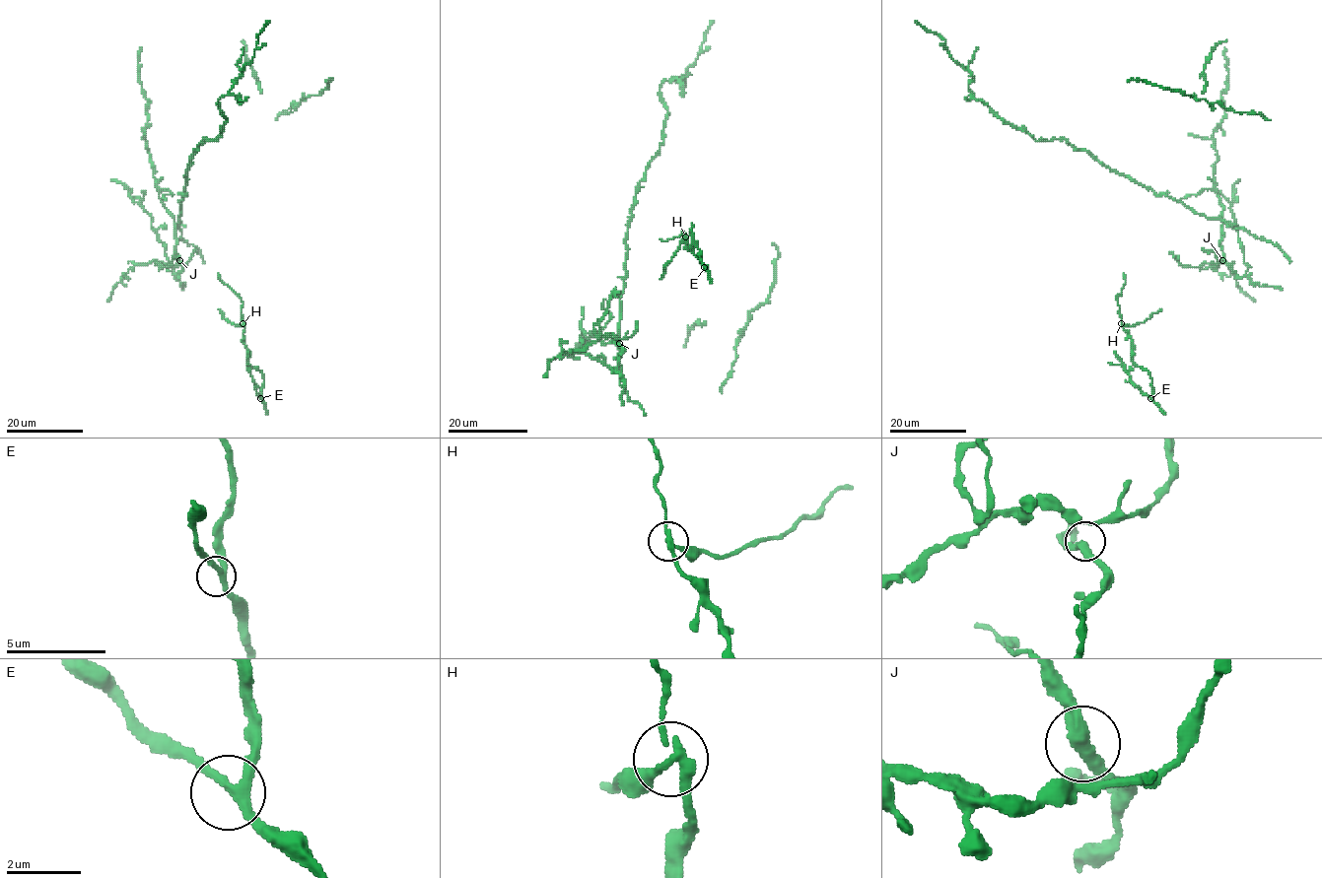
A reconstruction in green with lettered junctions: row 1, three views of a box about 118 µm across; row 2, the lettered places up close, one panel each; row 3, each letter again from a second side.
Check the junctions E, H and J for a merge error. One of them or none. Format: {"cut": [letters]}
{"cut": ["H"]}

